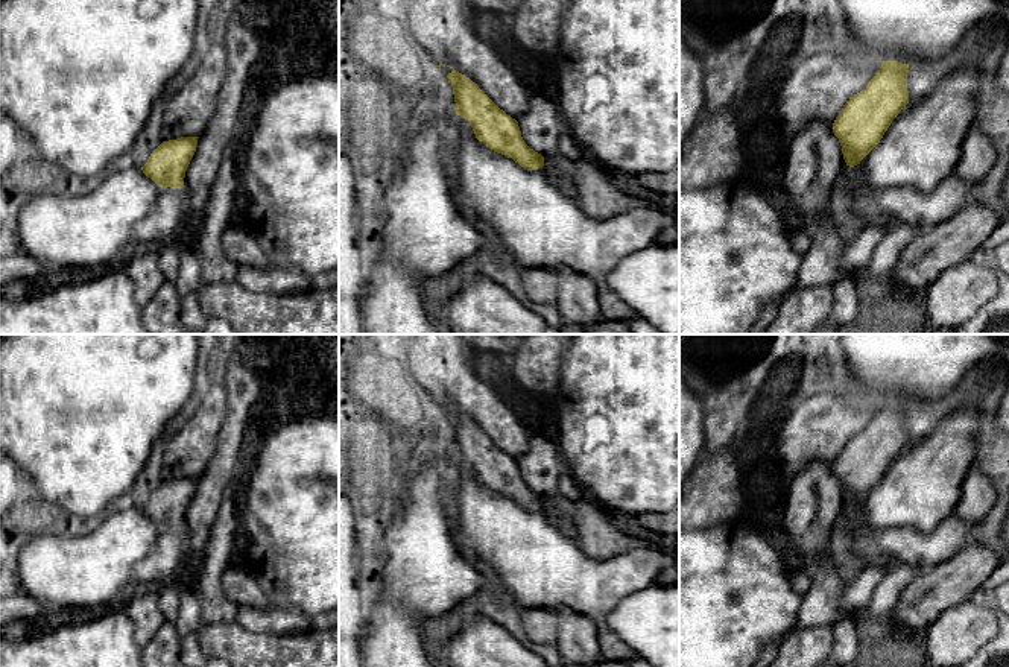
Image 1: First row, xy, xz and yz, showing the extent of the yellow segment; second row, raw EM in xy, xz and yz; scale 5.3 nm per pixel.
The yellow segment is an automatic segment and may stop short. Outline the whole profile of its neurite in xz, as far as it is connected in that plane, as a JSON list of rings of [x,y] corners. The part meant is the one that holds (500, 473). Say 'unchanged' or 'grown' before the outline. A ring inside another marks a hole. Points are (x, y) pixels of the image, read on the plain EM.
unchanged | [[[454,409],[447,418],[453,427],[456,454],[470,462],[480,483],[527,511],[544,507],[544,497],[526,485],[518,462],[500,450],[476,422]]]

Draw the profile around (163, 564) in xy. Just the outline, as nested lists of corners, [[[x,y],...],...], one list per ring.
[[[161,527],[152,550],[131,570],[132,583],[172,583],[187,558],[182,529]]]

